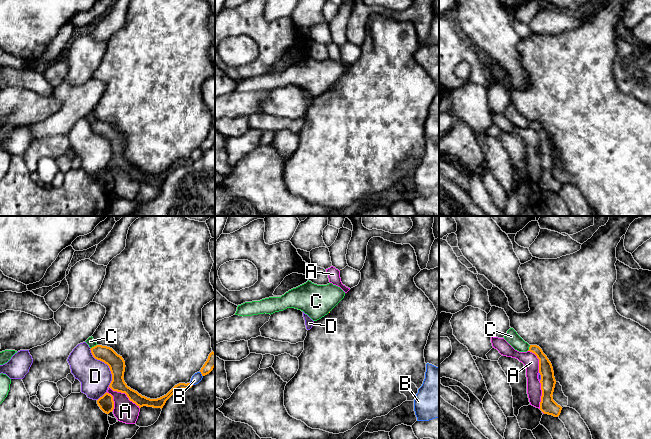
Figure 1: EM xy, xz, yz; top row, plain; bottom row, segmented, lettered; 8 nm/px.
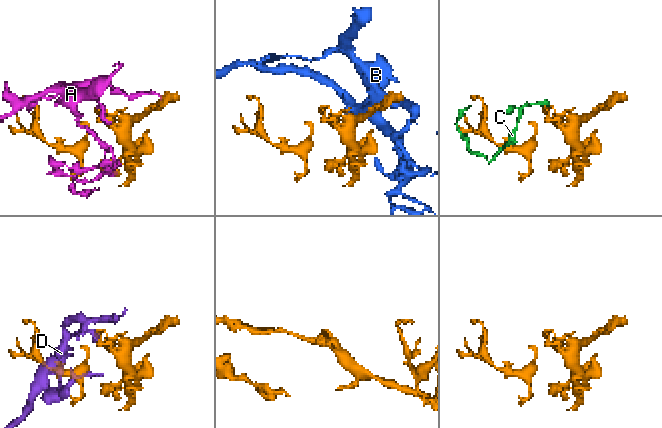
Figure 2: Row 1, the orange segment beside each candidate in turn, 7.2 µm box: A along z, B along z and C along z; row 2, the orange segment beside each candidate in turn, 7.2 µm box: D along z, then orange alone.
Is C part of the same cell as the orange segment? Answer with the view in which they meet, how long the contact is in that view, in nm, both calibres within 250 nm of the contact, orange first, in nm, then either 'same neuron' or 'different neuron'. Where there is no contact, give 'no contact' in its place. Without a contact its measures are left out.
xy | 60 nm | 140/70 nm | different neuron

